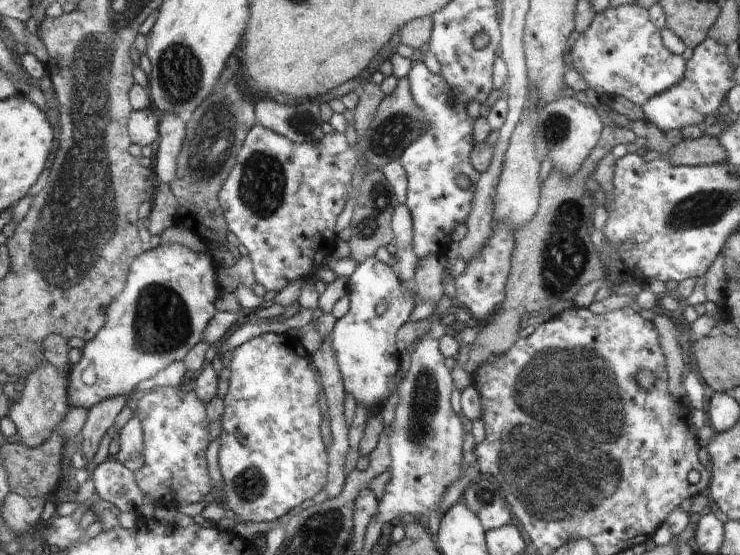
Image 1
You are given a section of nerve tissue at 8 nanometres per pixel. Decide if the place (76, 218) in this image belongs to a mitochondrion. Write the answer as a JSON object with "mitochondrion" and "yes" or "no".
{"mitochondrion":"yes"}

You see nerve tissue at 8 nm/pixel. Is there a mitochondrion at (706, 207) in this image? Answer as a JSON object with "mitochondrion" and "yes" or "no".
{"mitochondrion":"yes"}

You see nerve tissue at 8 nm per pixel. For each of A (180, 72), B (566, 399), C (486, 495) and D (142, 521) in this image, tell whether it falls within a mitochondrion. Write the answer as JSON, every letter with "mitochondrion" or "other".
{"A":"mitochondrion","B":"mitochondrion","C":"mitochondrion","D":"other"}

